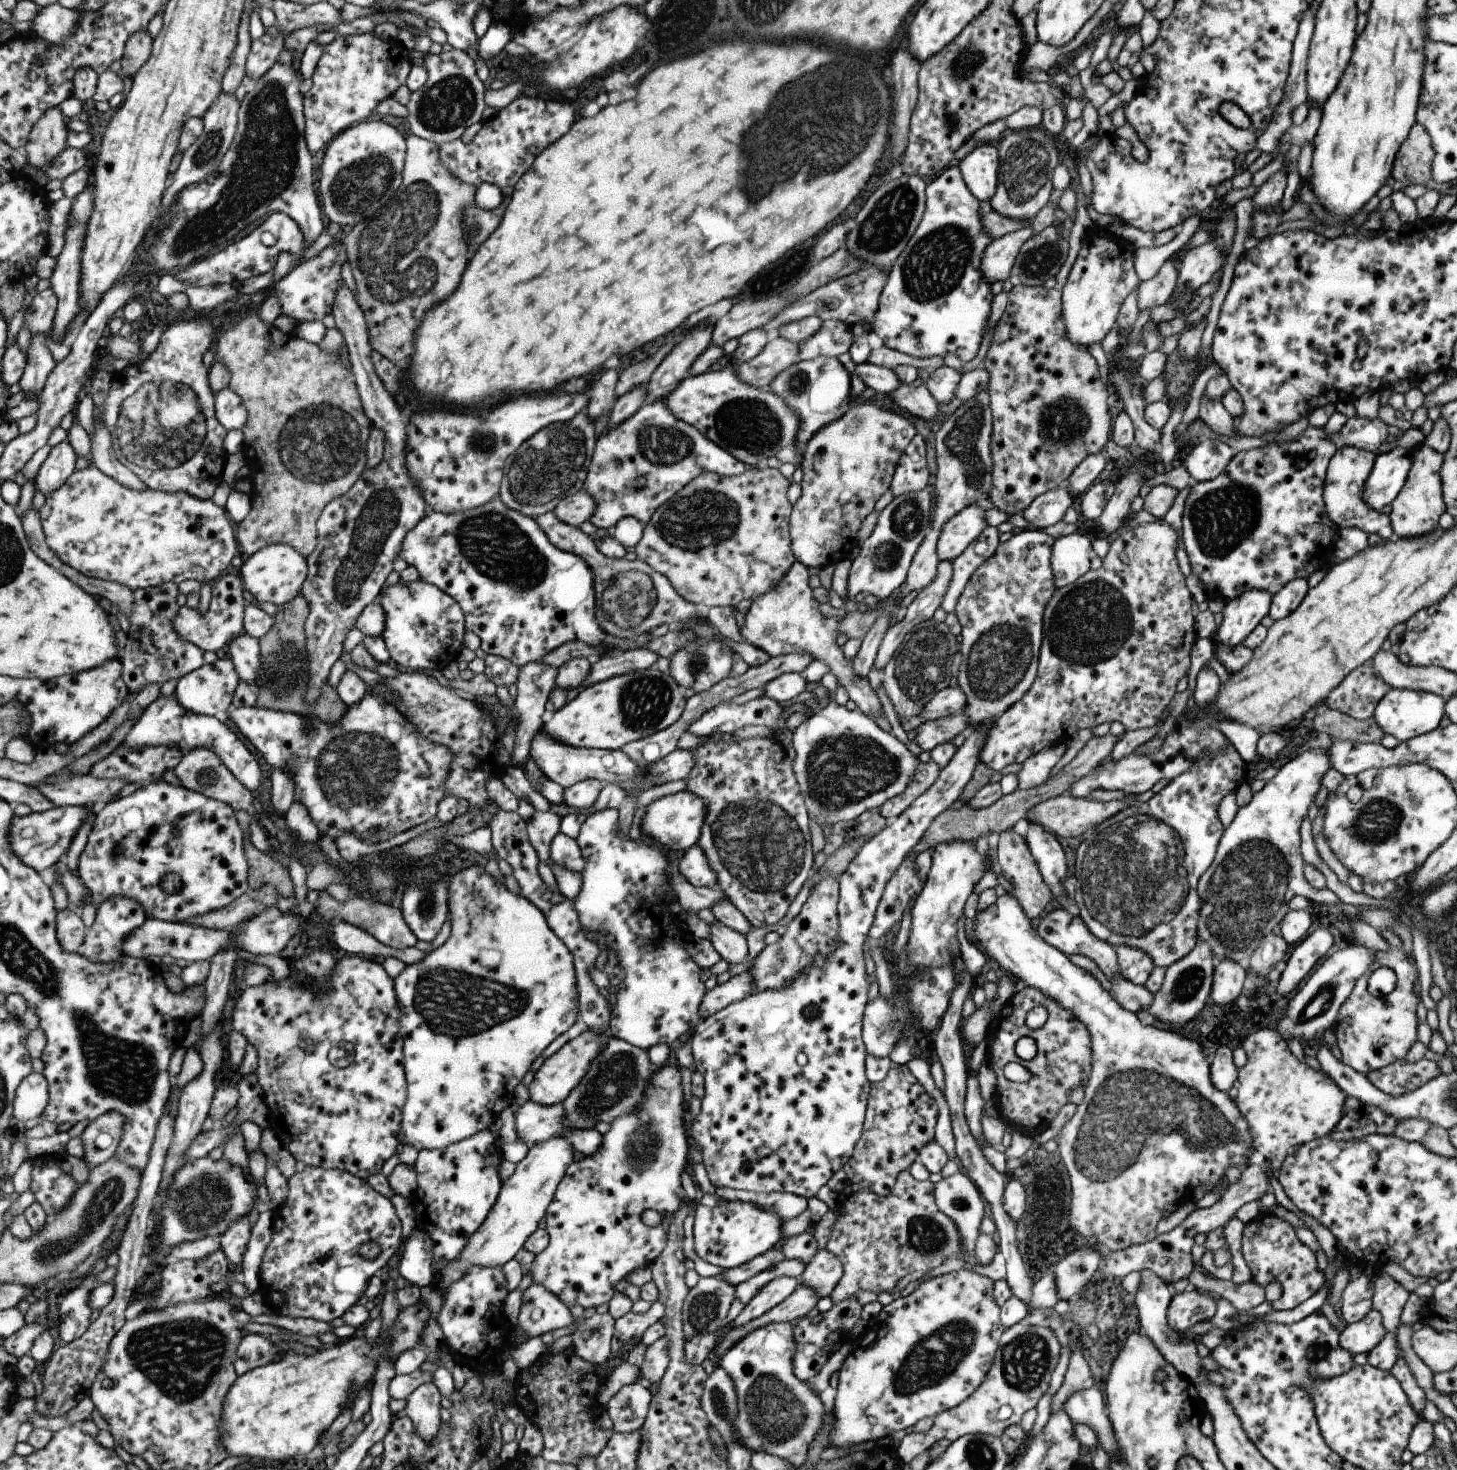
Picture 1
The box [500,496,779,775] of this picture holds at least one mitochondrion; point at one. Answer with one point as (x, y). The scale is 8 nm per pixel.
(629, 598)

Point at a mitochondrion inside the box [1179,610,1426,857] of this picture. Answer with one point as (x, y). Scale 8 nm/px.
(1380, 819)

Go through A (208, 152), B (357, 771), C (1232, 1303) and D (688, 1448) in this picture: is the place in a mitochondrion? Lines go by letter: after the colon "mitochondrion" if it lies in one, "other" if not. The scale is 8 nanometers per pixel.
A: mitochondrion
B: mitochondrion
C: other
D: other

